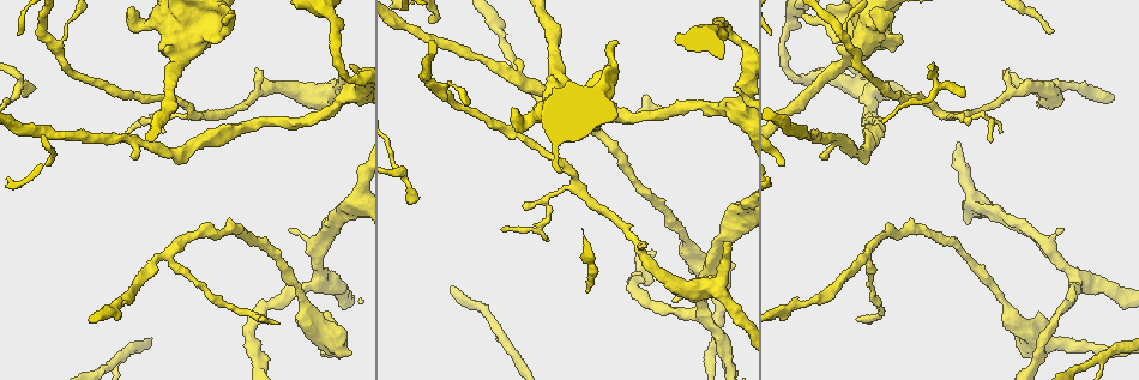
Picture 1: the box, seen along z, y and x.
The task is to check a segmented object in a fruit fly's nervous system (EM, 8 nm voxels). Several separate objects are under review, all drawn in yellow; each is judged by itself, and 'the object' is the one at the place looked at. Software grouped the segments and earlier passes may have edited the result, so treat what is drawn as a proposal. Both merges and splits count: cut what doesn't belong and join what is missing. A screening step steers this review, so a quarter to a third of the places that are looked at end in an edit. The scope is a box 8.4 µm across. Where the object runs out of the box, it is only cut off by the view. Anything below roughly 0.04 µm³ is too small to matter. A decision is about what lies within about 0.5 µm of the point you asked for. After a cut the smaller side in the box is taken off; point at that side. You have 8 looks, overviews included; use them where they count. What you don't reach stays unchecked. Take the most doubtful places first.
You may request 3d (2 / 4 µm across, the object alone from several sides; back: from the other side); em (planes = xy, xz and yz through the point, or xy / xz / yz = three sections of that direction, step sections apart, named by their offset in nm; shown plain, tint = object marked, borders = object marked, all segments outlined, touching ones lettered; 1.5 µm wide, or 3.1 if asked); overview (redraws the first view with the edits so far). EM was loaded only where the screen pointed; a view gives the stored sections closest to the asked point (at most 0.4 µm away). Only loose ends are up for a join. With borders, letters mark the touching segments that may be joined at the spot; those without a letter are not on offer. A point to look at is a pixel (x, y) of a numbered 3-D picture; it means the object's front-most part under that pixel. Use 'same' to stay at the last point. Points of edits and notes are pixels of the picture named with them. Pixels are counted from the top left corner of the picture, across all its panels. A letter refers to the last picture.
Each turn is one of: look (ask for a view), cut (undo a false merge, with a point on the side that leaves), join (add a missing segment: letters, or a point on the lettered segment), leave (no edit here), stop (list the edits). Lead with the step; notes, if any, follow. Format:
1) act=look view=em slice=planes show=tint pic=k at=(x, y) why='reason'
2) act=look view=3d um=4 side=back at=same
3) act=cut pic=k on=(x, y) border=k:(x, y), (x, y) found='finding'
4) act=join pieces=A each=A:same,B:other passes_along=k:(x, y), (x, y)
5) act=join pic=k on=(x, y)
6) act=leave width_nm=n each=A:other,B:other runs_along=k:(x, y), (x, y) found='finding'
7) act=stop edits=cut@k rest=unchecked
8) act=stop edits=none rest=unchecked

act=look view=3d um=4 pic=1 at=(278, 322) why='tapers out'

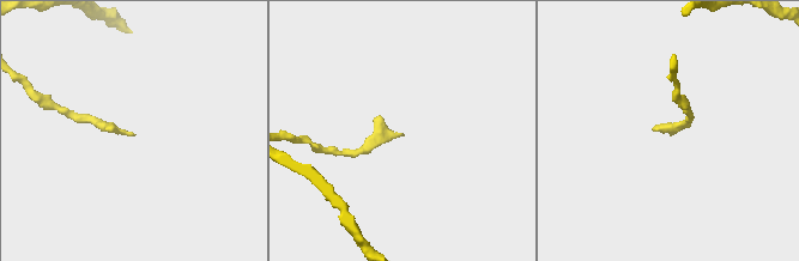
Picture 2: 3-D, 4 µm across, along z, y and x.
act=look view=em slice=planes show=borders pic=2 at=(403, 133) why='now the EM'

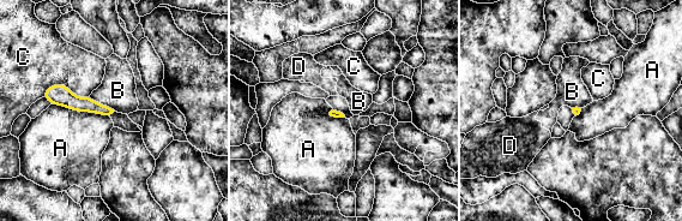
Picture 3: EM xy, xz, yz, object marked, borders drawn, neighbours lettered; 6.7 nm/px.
act=leave each=A:other,B:other,C:other,D:other border=3:(90, 96), (115, 111) found='none of them fits'

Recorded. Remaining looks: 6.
act=look view=em slice=planes show=borders pic=1 at=(1003, 71) why='branch stops here'

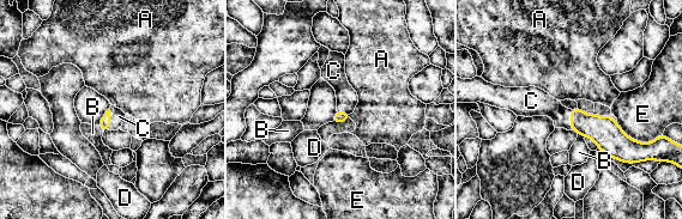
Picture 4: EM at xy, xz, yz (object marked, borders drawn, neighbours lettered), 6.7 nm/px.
act=join pieces=C each=A:other,B:other,C:same,D:other,E:other found='it goes on there'

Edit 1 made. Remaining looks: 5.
act=look view=3d um=4 pic=1 at=(990, 142) why='thin end'

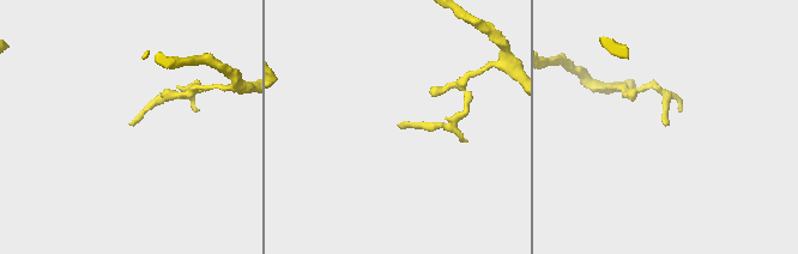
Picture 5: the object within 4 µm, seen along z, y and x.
act=look view=em slice=xz step=8 show=borders pic=5 at=(668, 122)

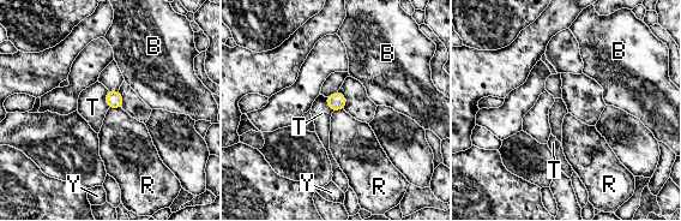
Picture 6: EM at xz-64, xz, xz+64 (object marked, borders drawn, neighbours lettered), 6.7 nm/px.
act=look view=em slice=planes show=borders at=same

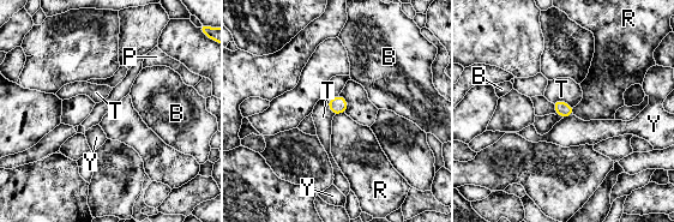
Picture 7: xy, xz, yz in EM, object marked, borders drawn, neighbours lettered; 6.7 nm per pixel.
act=leave each=B:other,P:other,R:other,T:other,Y:other found='none of them fits'

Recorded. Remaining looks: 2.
act=stop edits=join@4 rest=unchecked

